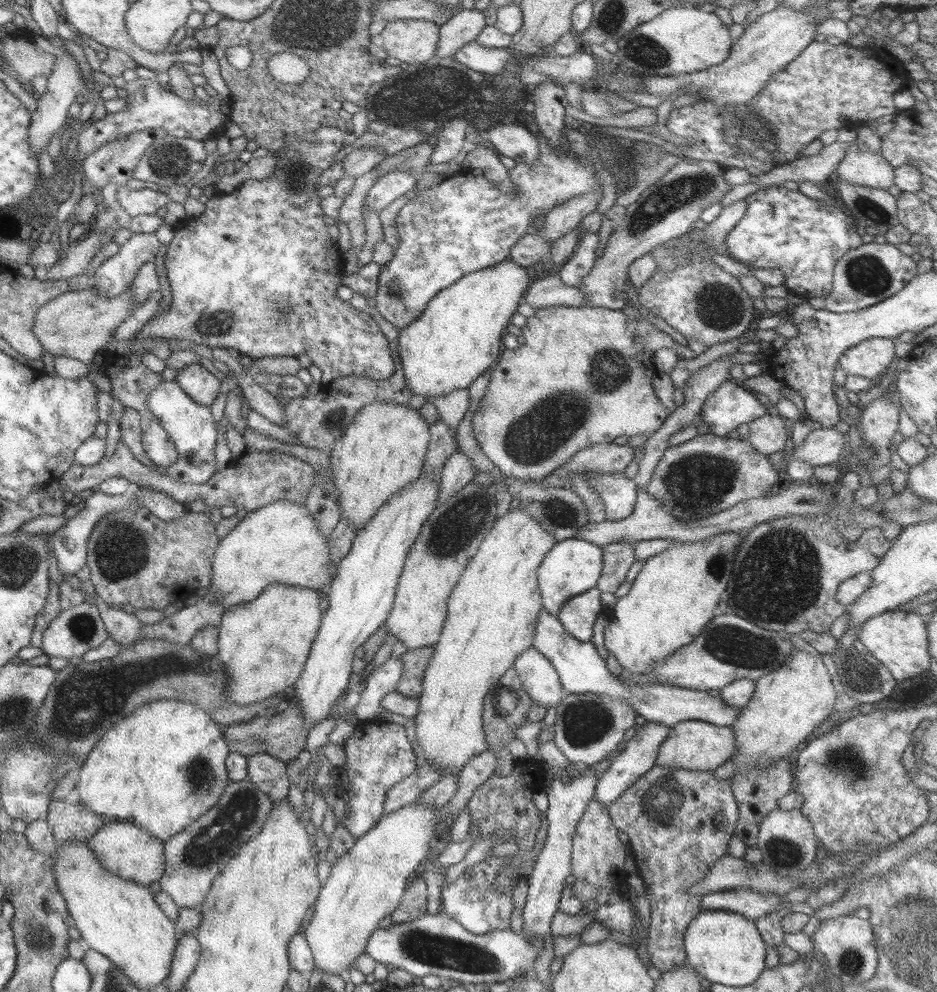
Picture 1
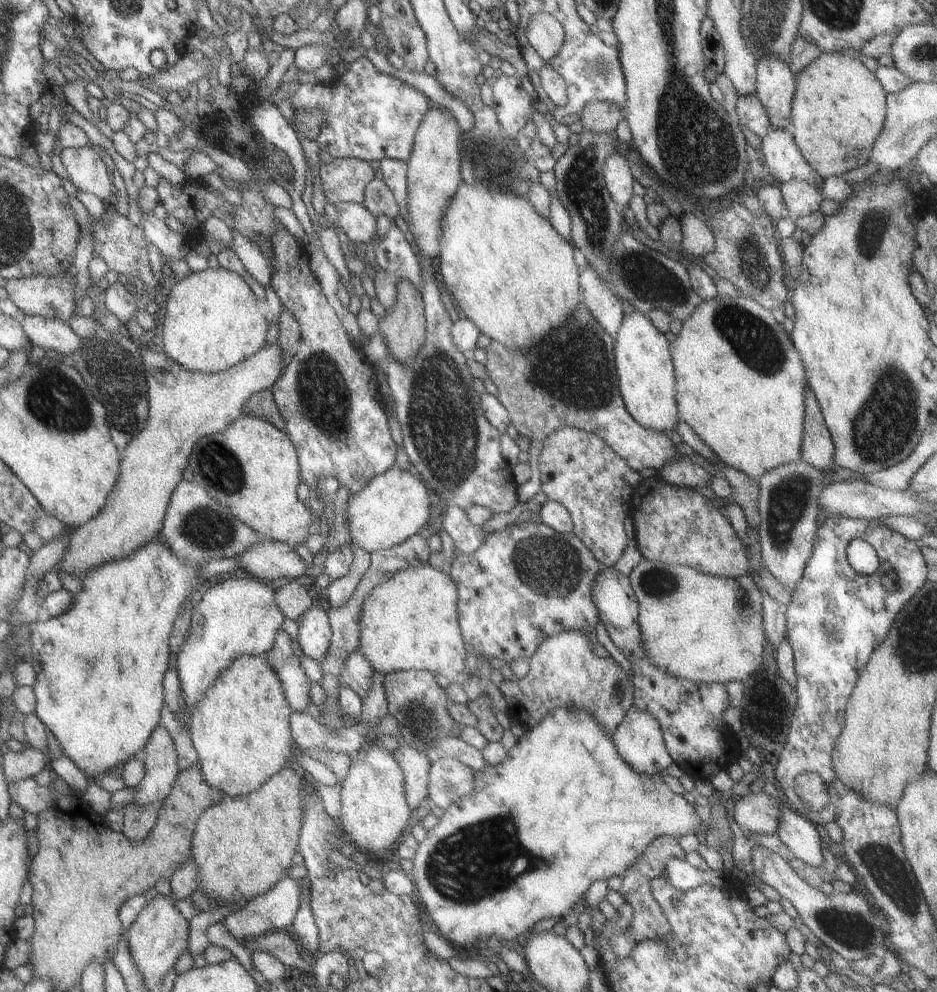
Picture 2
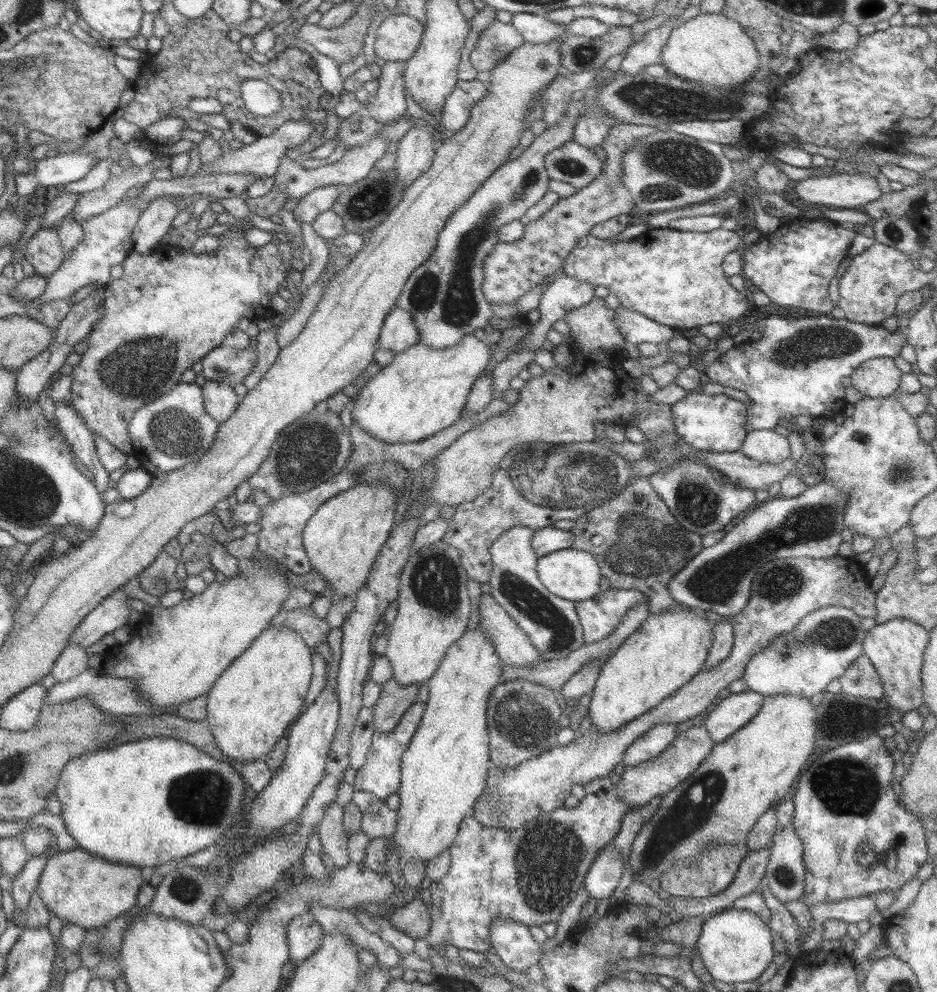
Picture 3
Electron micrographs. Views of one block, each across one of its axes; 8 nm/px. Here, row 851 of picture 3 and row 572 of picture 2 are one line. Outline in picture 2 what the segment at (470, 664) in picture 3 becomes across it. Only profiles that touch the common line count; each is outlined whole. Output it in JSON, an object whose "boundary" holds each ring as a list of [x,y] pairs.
{"boundary":[[[427,561],[394,572],[391,578],[385,578],[363,598],[359,612],[359,642],[356,651],[367,660],[372,670],[381,676],[395,670],[423,669],[435,676],[445,676],[450,683],[469,682],[469,674],[463,666],[466,652],[457,622],[456,600],[455,584],[449,575],[429,566]]]}

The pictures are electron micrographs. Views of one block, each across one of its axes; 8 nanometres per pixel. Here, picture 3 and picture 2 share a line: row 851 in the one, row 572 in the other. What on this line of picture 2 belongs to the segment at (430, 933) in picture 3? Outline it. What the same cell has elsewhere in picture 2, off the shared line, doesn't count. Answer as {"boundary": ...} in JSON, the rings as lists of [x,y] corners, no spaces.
{"boundary":[[[519,519],[501,530],[488,533],[478,548],[469,554],[462,555],[453,550],[449,566],[448,575],[457,593],[457,622],[465,652],[484,656],[493,664],[506,664],[517,659],[527,661],[545,638],[562,630],[579,630],[585,634],[597,656],[609,657],[594,635],[599,620],[591,600],[591,586],[602,568],[572,532],[558,533],[541,522]]]}

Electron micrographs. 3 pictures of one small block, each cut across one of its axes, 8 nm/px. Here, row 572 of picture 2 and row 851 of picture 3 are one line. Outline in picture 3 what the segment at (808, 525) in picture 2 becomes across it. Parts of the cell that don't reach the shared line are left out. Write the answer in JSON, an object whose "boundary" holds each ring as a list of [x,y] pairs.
{"boundary":[[[791,824],[778,827],[769,848],[764,874],[769,892],[782,903],[801,899],[805,874],[802,844]]]}

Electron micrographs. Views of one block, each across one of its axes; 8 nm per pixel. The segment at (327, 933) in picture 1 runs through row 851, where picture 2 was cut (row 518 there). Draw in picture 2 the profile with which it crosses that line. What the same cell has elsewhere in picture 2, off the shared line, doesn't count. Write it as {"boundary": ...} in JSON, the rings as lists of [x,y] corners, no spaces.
{"boundary":[[[391,465],[347,499],[345,514],[351,543],[367,552],[397,546],[428,521],[429,506],[434,500],[411,467],[401,470],[396,465]]]}

